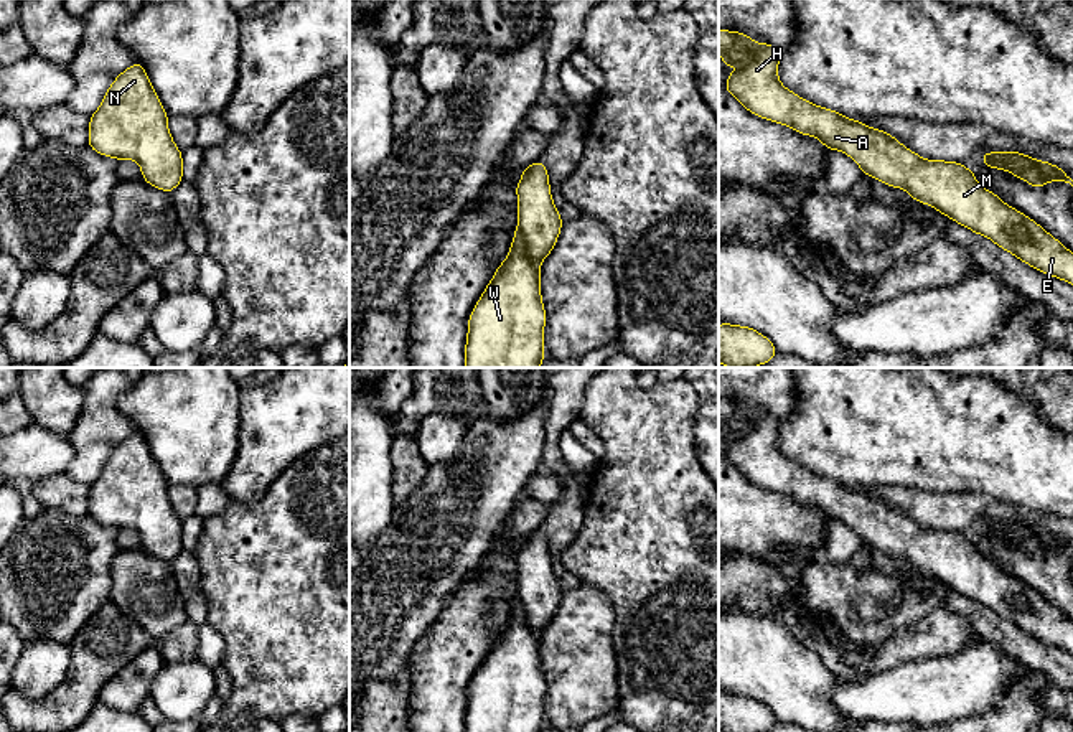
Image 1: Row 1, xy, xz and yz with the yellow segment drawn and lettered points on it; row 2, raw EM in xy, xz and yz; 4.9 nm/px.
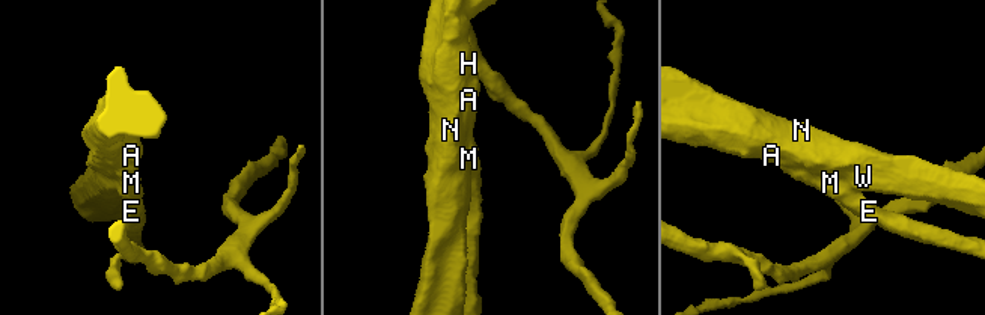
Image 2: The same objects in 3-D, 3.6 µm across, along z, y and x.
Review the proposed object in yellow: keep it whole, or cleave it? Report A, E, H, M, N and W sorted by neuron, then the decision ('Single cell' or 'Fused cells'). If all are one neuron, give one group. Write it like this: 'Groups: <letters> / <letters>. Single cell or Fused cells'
Groups: A E H M N W. Single cell

